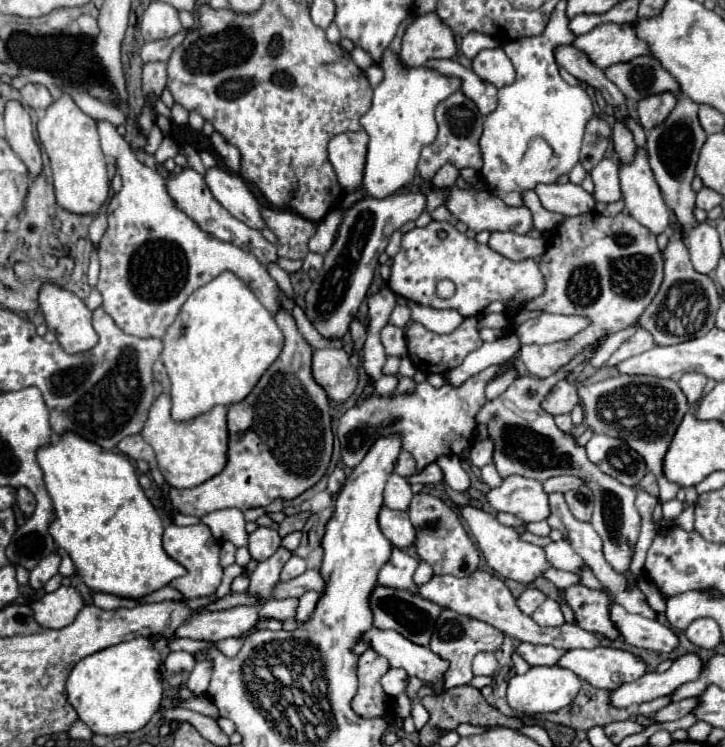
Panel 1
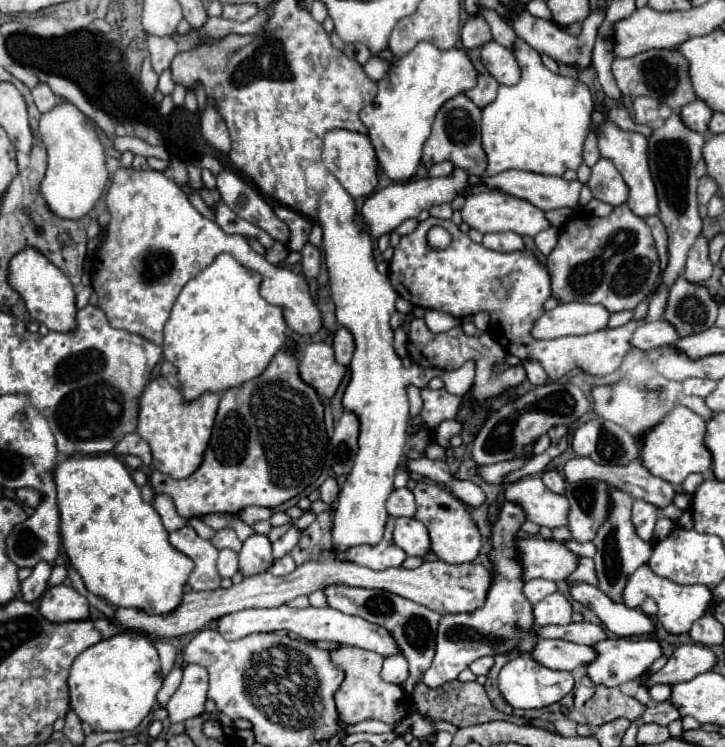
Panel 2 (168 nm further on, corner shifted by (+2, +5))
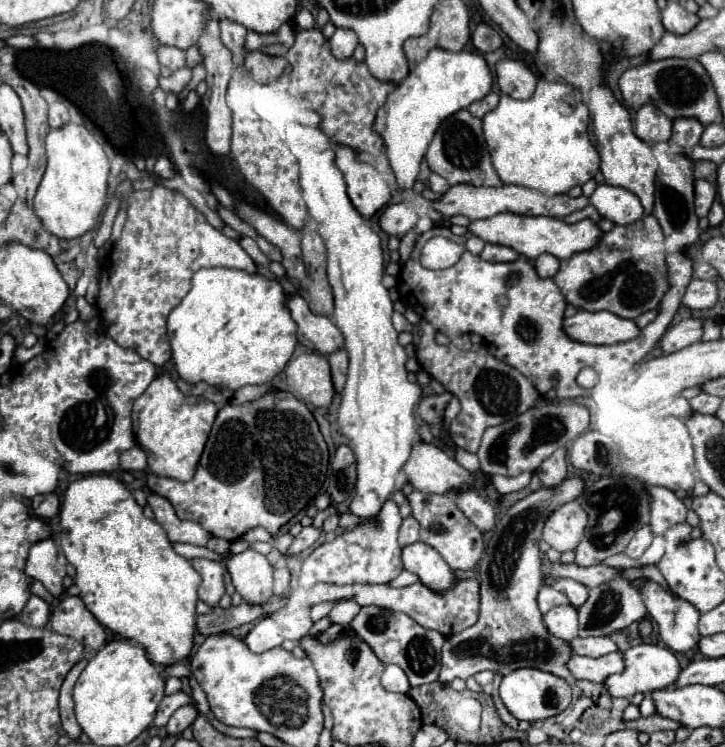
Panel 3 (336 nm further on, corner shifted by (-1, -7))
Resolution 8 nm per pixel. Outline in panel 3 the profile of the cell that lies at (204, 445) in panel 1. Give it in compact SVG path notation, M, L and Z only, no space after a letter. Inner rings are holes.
M168 374L158 376L134 402L132 410L138 446L152 454L152 460L148 460L150 472L180 482L192 480L217 414L216 404L198 398L184 398Z

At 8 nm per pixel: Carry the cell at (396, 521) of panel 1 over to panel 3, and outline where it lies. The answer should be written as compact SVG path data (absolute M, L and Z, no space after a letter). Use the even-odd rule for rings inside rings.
M424 542L408 544L402 548L404 568L418 574L420 582L430 586L432 590L444 592L454 584L454 572L442 560L442 556Z

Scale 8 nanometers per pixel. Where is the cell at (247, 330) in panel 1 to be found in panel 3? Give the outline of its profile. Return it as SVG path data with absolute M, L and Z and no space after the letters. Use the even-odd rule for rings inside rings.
M200 268L194 276L192 276L192 288L190 292L184 296L184 300L170 312L168 316L168 340L172 346L172 360L176 366L176 372L182 380L186 380L188 384L196 384L196 382L206 382L210 386L222 386L228 390L238 390L242 386L248 384L268 384L276 374L280 374L284 370L284 366L288 364L288 360L294 354L296 348L296 322L290 318L288 308L284 306L284 290L276 280L268 280L262 274L246 274L242 270L232 270L232 268Z

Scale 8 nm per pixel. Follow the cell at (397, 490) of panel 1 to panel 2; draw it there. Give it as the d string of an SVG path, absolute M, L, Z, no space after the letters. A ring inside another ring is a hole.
M399 488L393 490L393 494L387 500L387 512L395 518L413 518L415 516L415 498L411 494L411 490L407 488Z

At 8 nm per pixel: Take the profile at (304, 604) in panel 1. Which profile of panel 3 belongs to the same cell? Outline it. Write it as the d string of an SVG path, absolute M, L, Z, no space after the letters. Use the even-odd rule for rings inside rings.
M342 600L342 602L338 602L332 610L330 610L330 614L328 614L328 618L330 618L330 622L338 622L338 624L344 624L344 626L348 626L350 624L350 620L358 614L358 610L360 610L360 606L356 604L356 602L352 602L352 600Z

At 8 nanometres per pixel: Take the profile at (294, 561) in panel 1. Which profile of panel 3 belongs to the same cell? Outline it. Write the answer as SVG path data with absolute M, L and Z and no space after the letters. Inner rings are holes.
M288 568L274 570L274 594L284 594L290 586L290 572Z

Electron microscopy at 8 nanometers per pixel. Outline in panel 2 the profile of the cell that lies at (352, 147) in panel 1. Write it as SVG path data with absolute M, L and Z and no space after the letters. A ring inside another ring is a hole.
M329 130L323 140L321 158L327 166L327 170L333 176L337 176L337 180L343 184L343 188L353 198L365 198L375 190L375 186L379 182L379 174L377 174L379 164L377 164L375 148L367 134L359 134L359 132L351 132L351 130Z

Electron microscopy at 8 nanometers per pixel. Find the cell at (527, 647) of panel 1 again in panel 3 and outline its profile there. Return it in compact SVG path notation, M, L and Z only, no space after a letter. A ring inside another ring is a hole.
M612 652L600 658L586 658L586 656L570 656L568 670L576 680L590 680L590 682L604 682L610 674L616 674L624 668L622 652Z

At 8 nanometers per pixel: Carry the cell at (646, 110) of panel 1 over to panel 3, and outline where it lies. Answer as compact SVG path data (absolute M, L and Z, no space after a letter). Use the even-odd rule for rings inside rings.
M646 104L636 112L636 136L644 140L646 144L654 144L660 140L670 140L672 136L672 120L664 116L658 108L652 108L652 104Z

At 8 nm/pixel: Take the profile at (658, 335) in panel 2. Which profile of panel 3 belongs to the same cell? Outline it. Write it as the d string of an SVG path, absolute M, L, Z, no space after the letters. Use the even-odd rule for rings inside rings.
M696 318L682 320L680 324L672 326L662 336L662 340L660 340L662 354L672 354L694 342L700 342L700 336L702 336L702 320L696 320Z

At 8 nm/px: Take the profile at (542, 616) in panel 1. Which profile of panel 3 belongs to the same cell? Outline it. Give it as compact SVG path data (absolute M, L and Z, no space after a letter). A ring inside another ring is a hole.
M556 606L544 614L544 626L556 638L570 642L578 636L578 612L574 606Z

